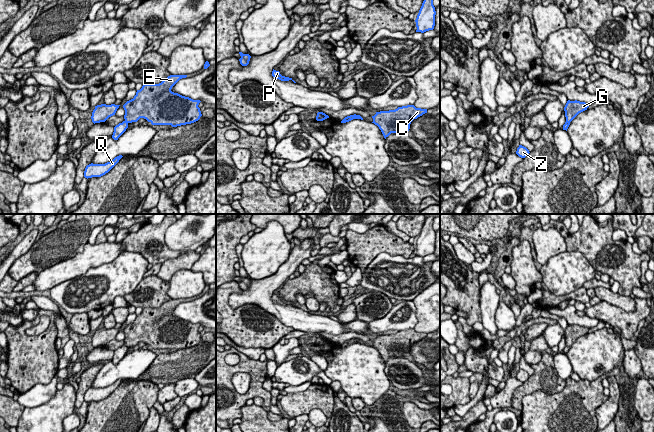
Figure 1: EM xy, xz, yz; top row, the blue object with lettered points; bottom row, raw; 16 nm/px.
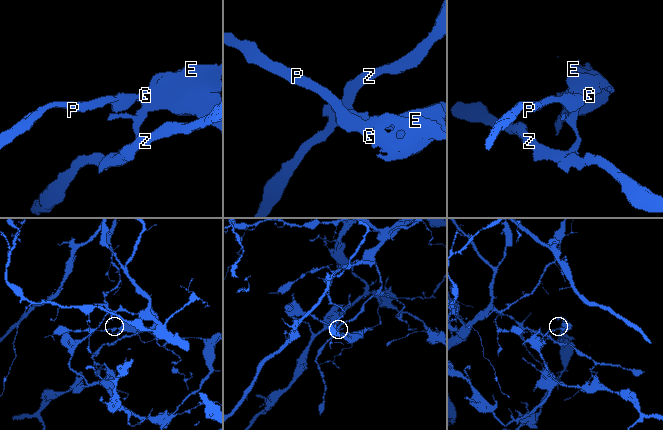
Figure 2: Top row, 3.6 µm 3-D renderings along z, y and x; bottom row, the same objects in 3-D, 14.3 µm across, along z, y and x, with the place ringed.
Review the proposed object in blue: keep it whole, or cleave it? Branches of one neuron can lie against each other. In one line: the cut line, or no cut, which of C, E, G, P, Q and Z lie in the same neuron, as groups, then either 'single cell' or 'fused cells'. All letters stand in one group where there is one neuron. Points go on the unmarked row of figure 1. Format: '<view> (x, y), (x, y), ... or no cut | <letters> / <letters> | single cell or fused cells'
xy (124, 345), (127, 347) | C E G P / Q Z | fused cells

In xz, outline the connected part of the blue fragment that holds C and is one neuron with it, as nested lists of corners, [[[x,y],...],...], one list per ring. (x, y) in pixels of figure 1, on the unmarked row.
[[[414,329],[398,331],[395,334],[376,336],[373,342],[386,363],[391,357],[403,358],[409,355],[414,343],[427,337],[427,333],[416,332]]]

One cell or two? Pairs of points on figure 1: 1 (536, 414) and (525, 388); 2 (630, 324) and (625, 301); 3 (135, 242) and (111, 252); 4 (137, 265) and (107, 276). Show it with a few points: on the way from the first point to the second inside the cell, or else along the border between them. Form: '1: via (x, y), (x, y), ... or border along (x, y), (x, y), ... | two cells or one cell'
1: border along (552, 394), (528, 393), (520, 410) | two cells
2: border along (607, 301), (626, 311), (634, 311), (636, 309) | two cells
3: border along (121, 242), (125, 250) | two cells
4: via (130, 267), (121, 276), (114, 276) | one cell

